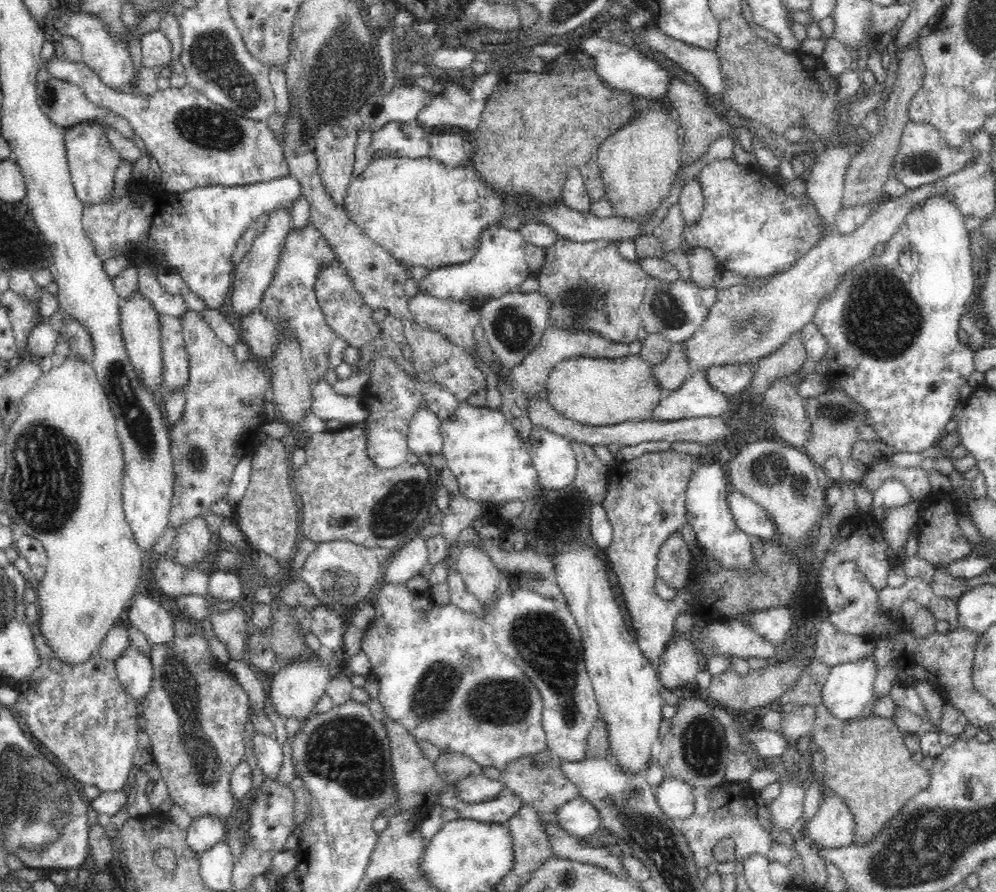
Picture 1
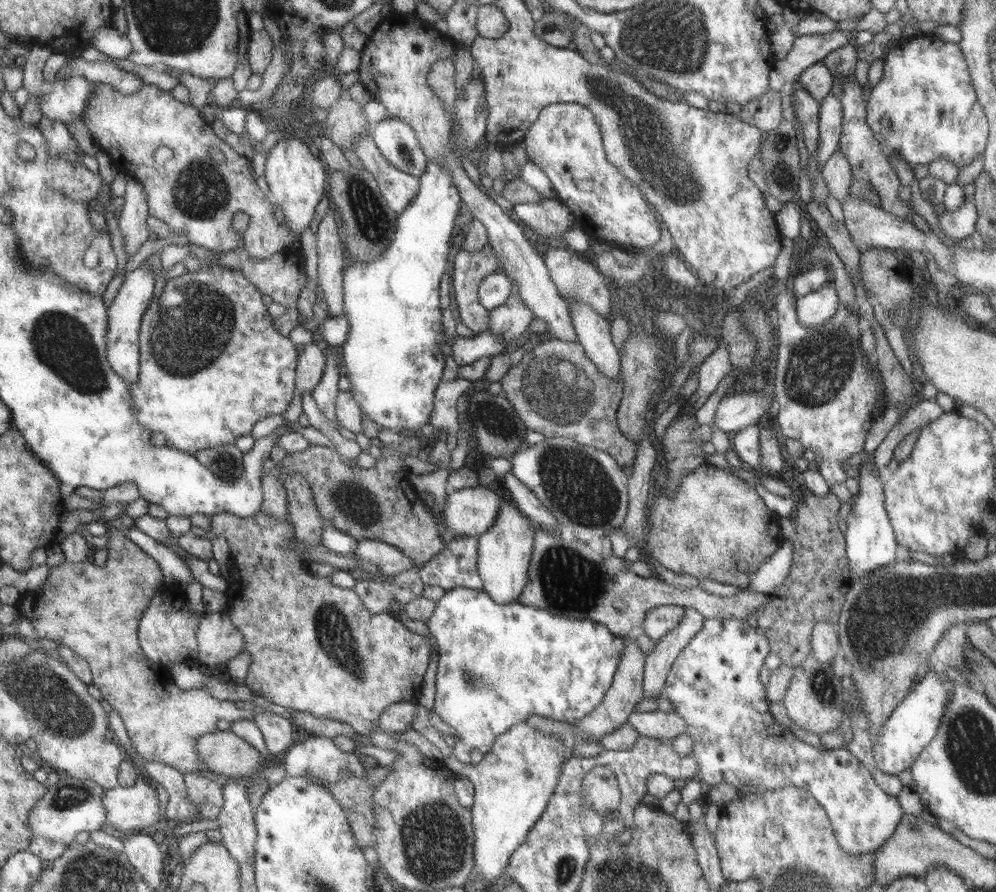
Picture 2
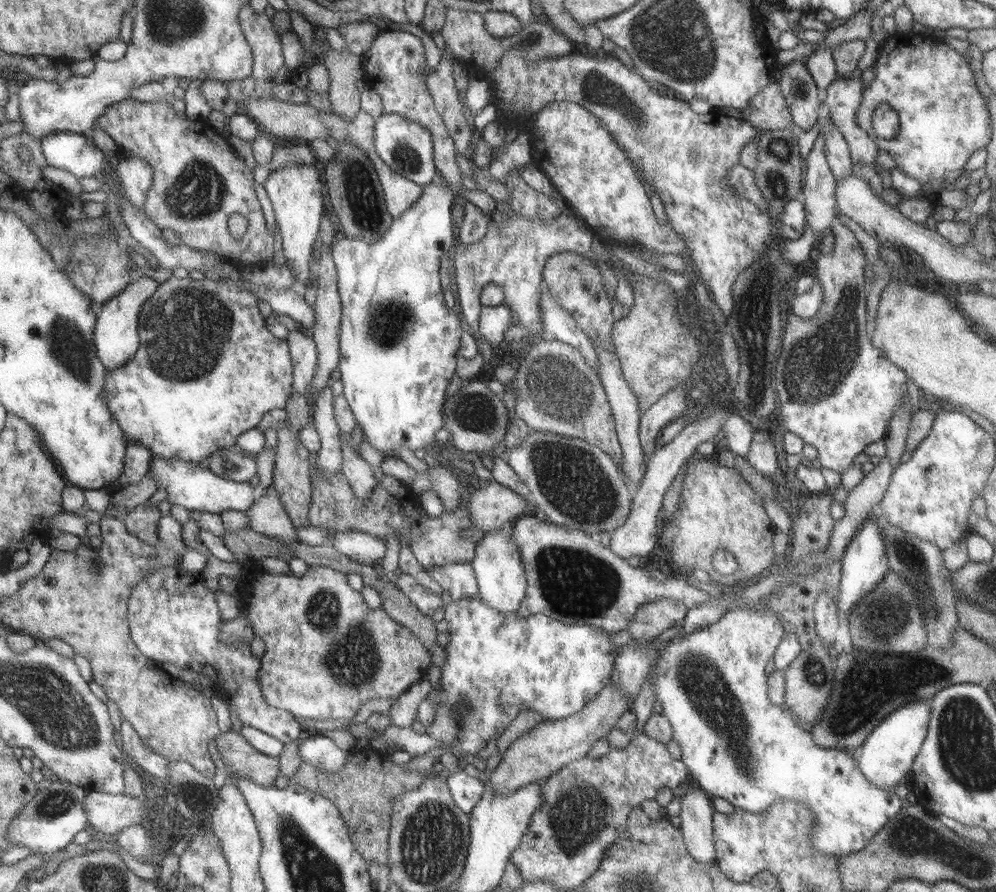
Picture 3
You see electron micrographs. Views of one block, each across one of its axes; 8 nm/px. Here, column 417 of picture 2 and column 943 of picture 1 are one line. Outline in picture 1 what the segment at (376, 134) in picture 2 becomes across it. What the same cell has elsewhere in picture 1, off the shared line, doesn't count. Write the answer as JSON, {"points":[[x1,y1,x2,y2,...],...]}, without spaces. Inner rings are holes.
{"points":[[909,120,903,126,902,136,899,138,898,150,890,164,889,176,902,182,908,189,918,188,920,185,948,176,974,163,980,151,970,149,968,144,954,147,944,141,942,131,928,123,916,123]]}

